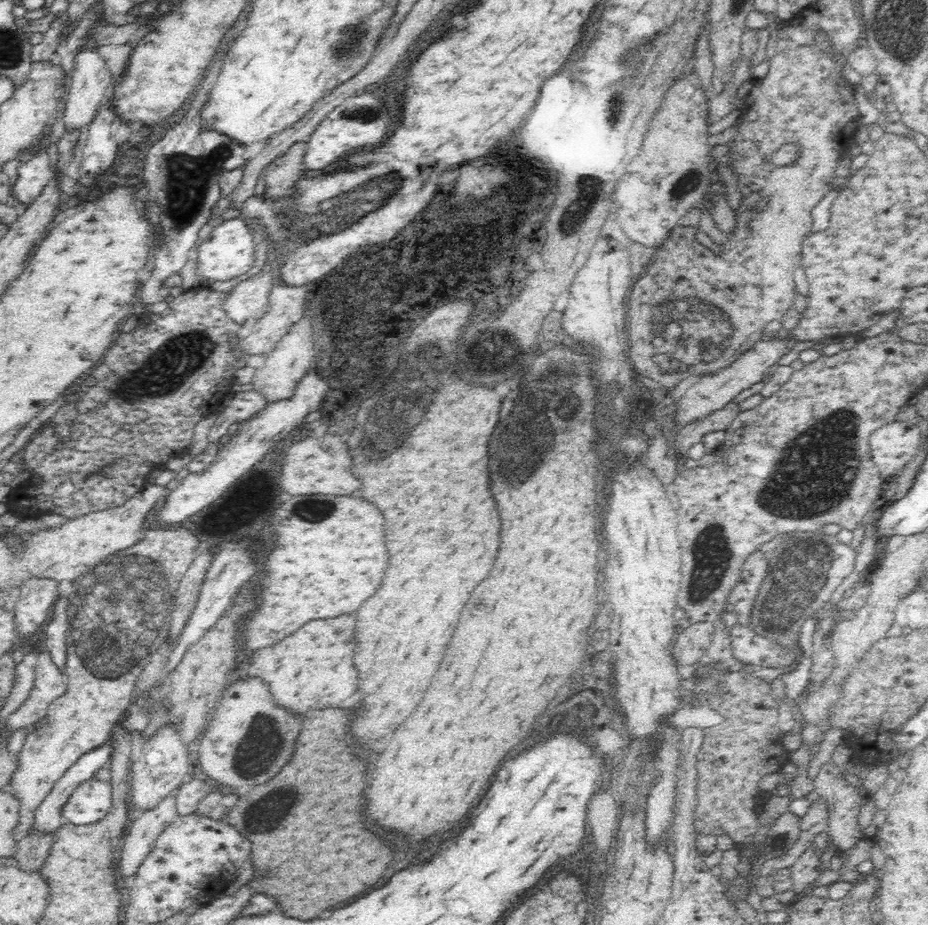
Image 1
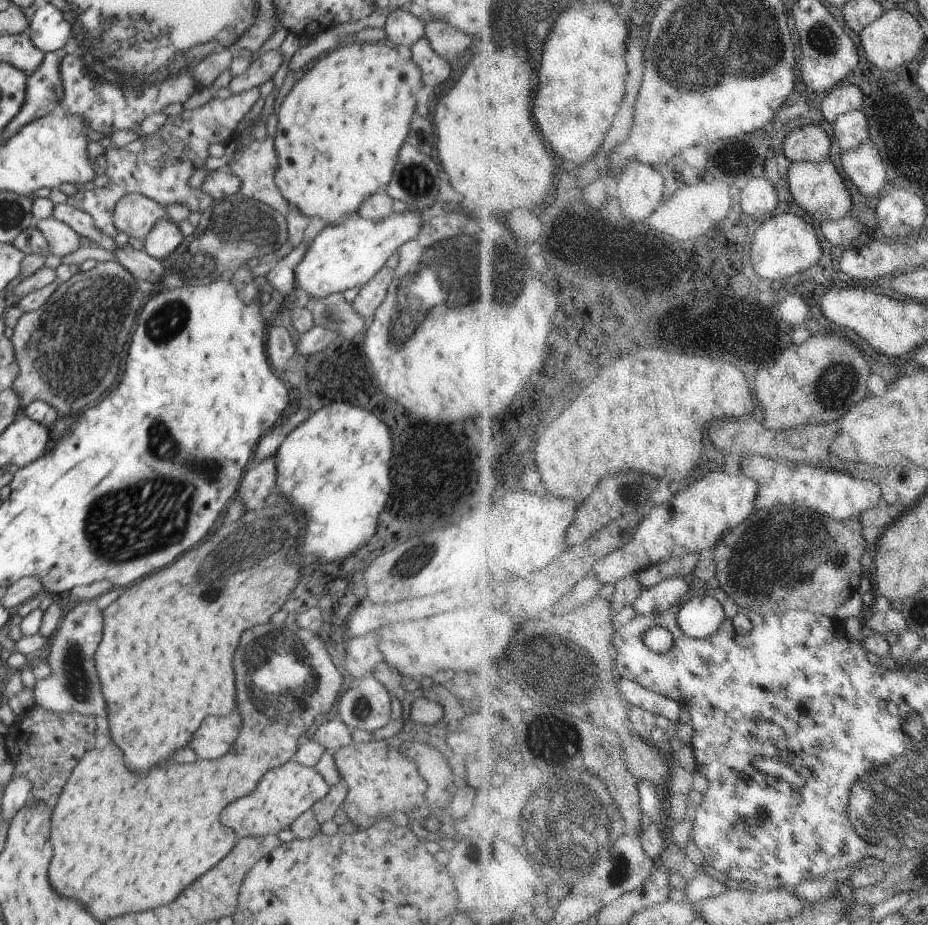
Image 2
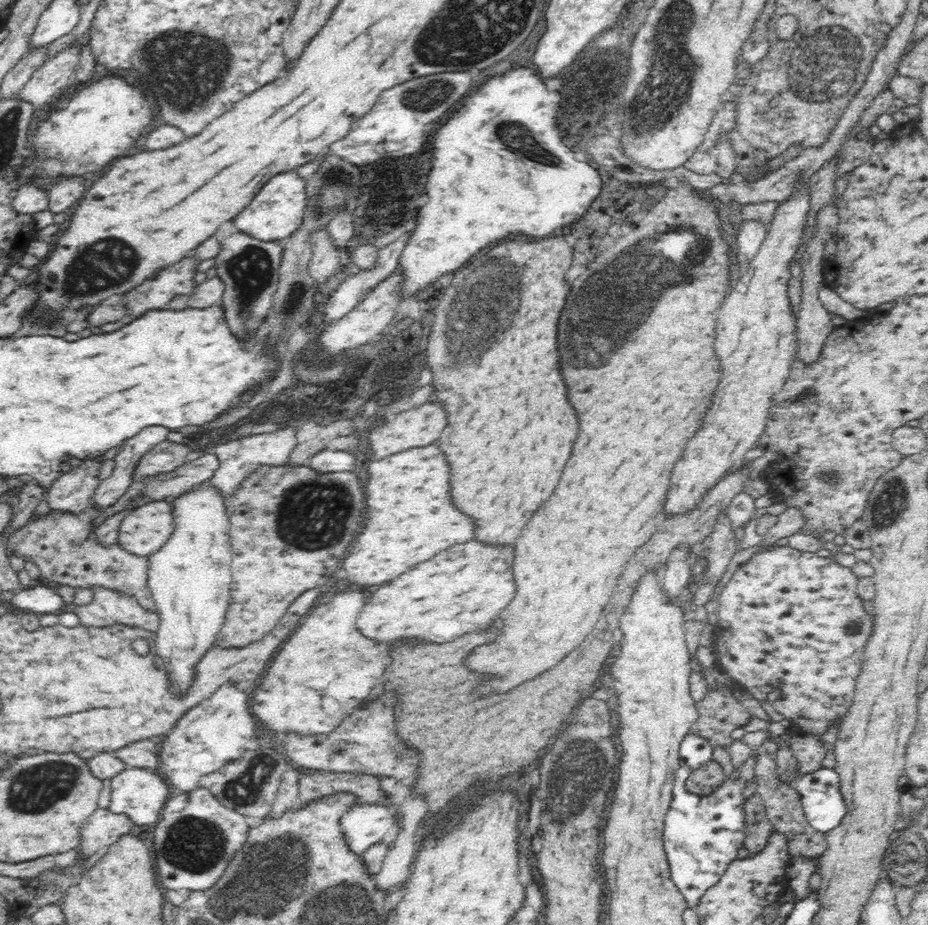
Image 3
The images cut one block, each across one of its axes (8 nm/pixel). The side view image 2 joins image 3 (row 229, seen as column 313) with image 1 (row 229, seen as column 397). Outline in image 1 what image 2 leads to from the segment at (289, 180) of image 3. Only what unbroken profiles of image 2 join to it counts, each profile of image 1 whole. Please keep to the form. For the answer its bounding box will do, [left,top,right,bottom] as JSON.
[192,216,256,283]

